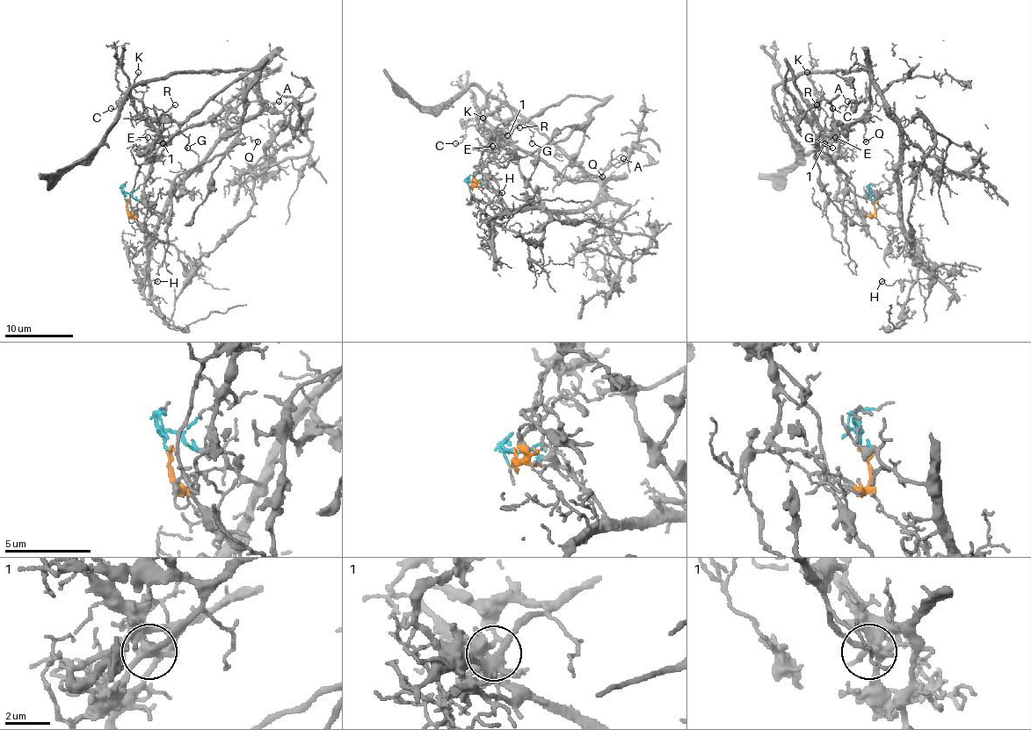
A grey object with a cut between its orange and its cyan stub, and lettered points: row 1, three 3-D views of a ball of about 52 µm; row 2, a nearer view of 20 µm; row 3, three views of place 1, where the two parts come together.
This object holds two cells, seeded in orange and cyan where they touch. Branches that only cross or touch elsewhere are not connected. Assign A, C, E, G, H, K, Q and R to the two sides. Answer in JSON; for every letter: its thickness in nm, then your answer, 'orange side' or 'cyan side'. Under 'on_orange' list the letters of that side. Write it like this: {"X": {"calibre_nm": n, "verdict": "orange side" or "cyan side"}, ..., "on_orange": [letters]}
{"A": {"calibre_nm": 110, "verdict": "cyan side"}, "C": {"calibre_nm": 120, "verdict": "cyan side"}, "E": {"calibre_nm": 110, "verdict": "cyan side"}, "G": {"calibre_nm": 110, "verdict": "orange side"}, "H": {"calibre_nm": 160, "verdict": "cyan side"}, "K": {"calibre_nm": 120, "verdict": "cyan side"}, "Q": {"calibre_nm": 120, "verdict": "cyan side"}, "R": {"calibre_nm": 130, "verdict": "orange side"}, "on_orange": ["G", "R"]}

